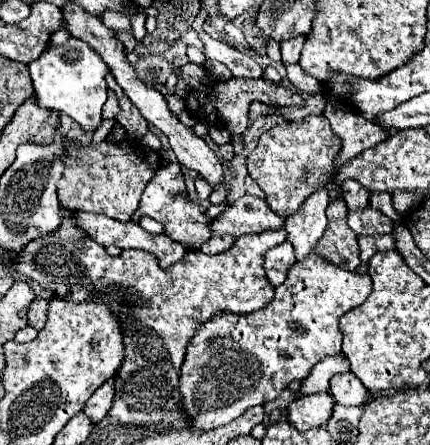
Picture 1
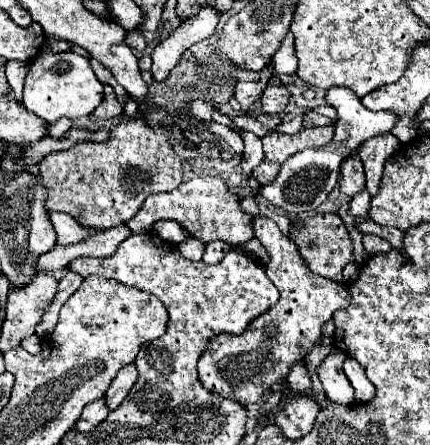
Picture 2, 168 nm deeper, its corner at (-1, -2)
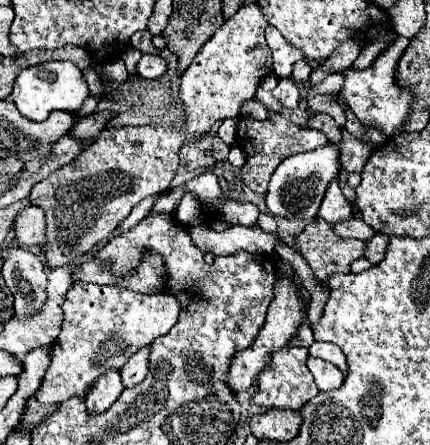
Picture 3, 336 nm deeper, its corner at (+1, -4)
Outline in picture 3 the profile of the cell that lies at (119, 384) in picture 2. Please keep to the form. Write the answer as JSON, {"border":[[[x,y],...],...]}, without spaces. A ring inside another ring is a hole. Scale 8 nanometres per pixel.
{"border":[[[149,345],[143,347],[143,349],[139,349],[135,355],[131,355],[129,361],[125,363],[125,367],[121,369],[123,385],[127,389],[139,385],[145,379],[147,371],[149,371]]]}

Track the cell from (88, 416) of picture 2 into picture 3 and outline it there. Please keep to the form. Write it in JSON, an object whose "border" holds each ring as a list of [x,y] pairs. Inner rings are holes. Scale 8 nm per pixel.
{"border":[[[107,371],[105,375],[101,375],[95,381],[91,393],[85,399],[87,413],[89,415],[101,415],[101,413],[105,413],[107,407],[111,407],[111,403],[117,401],[117,397],[121,395],[123,389],[125,387],[121,383],[119,371]]]}

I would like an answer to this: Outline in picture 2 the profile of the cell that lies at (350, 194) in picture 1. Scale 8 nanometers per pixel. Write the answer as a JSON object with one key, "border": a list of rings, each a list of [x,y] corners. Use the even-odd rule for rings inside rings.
{"border":[[[347,157],[345,163],[341,163],[339,187],[347,197],[353,197],[357,191],[361,191],[361,187],[365,187],[363,165],[357,157]]]}

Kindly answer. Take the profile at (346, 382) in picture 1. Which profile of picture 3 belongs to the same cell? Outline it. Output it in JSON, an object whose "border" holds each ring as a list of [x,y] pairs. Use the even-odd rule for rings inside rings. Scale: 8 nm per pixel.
{"border":[[[309,357],[307,367],[315,377],[319,391],[333,391],[333,389],[339,389],[339,385],[343,385],[343,373],[335,365],[317,357]]]}

